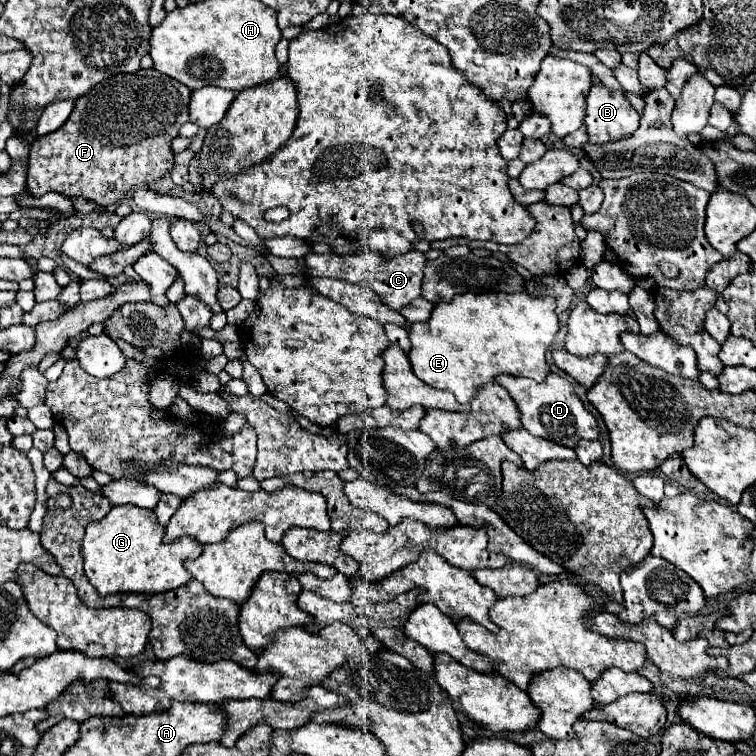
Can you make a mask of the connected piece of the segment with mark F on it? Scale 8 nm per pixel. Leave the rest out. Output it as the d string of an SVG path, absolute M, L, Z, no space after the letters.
M155 69L113 75L107 81L95 85L87 95L75 101L75 107L63 127L33 141L27 169L27 191L33 197L55 191L63 197L83 197L103 207L119 205L131 187L145 187L153 183L153 179L159 179L171 171L171 141L177 137L179 127L189 121L189 95L191 89L187 89L183 83L177 83L175 79L169 79L167 75L161 75Z

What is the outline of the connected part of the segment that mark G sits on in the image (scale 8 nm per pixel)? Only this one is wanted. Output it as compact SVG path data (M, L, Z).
M117 505L103 519L89 523L81 539L81 557L87 581L101 597L115 593L161 593L185 585L191 575L183 567L185 559L201 555L203 545L185 535L173 543L163 543L163 527L151 509L137 505Z

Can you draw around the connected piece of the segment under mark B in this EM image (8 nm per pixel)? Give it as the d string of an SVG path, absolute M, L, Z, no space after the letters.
M597 83L587 95L583 123L591 143L607 143L631 135L637 129L639 113L621 91L609 91L603 83Z

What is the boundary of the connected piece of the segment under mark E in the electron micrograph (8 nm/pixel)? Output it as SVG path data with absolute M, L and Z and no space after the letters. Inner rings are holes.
M463 293L449 303L437 301L425 323L411 325L409 361L423 383L447 389L459 403L469 403L481 383L503 373L545 381L549 375L545 351L557 331L555 299L537 299L525 293Z

